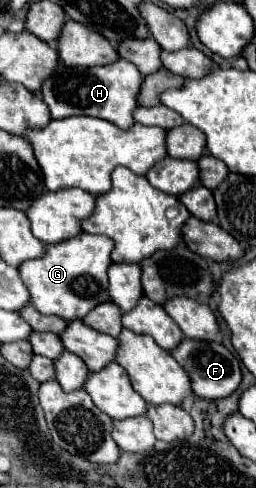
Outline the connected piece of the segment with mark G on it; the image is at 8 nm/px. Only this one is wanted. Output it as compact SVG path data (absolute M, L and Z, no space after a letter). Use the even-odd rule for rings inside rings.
M81 233L69 241L47 245L47 253L41 259L25 261L19 267L21 279L31 293L31 303L43 315L57 315L65 321L83 319L89 309L101 305L101 301L111 301L109 297L109 263L113 251L113 239L105 235Z

